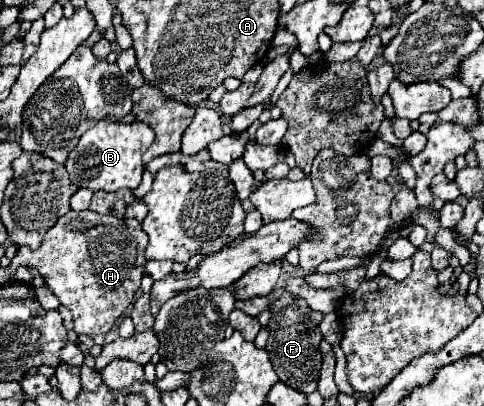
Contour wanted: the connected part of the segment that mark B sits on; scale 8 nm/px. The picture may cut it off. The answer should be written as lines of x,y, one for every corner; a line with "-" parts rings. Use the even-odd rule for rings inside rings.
101,120
99,124
93,124
79,138
79,144
73,148
71,156
67,156
65,168
67,168
73,184
77,184
81,188
89,188
93,192
95,190
115,192
121,188
135,190
141,182
141,172
143,172
141,156
153,140
155,140
155,134
145,122
121,124
121,122

